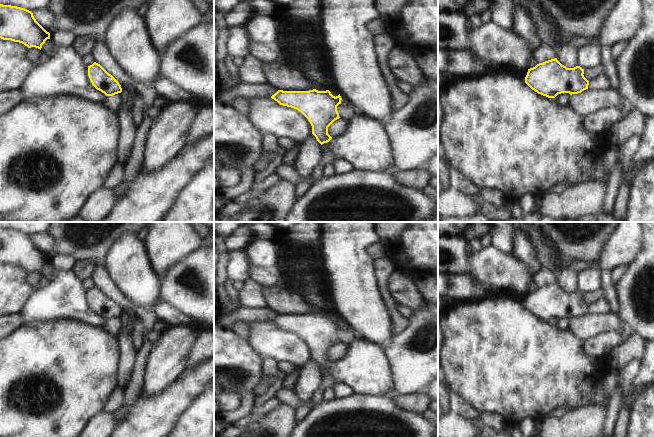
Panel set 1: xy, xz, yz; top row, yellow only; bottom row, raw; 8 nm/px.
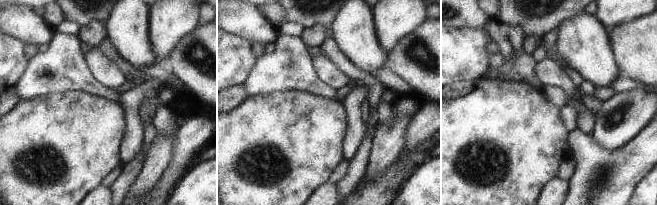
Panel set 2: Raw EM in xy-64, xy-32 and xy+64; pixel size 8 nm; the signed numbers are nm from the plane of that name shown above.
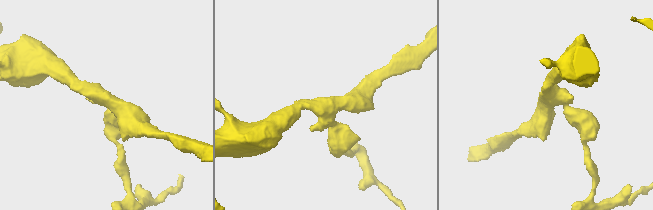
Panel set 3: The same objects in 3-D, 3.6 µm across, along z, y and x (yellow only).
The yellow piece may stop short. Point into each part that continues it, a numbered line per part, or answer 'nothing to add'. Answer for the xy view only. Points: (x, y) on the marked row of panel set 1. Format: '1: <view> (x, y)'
nothing to add

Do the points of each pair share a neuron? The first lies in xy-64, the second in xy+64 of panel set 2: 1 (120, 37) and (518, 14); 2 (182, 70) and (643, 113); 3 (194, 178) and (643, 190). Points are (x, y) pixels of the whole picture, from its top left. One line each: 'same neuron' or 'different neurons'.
1: different neurons
2: different neurons
3: same neuron

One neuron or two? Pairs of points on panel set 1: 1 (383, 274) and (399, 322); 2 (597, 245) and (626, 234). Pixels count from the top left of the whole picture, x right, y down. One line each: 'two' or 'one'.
1: one
2: two

